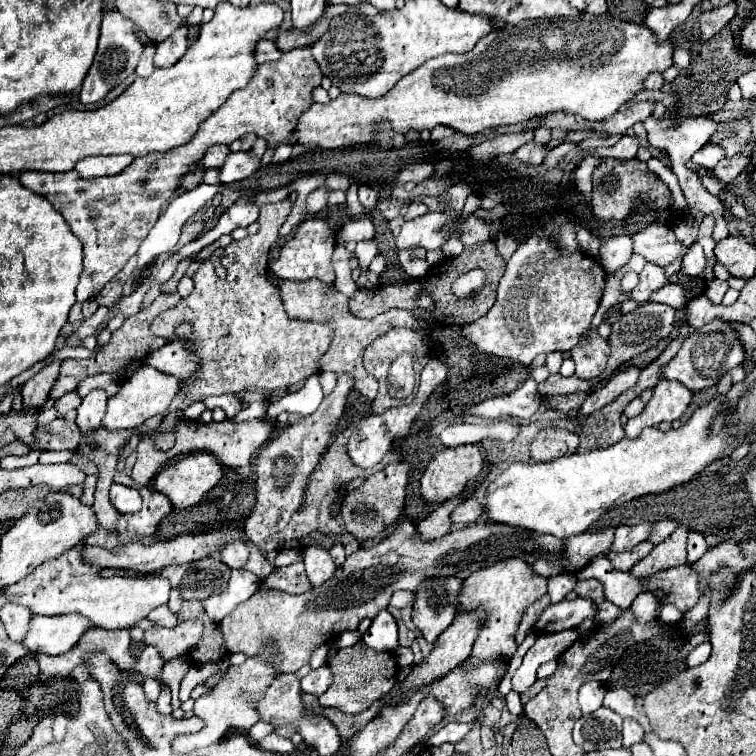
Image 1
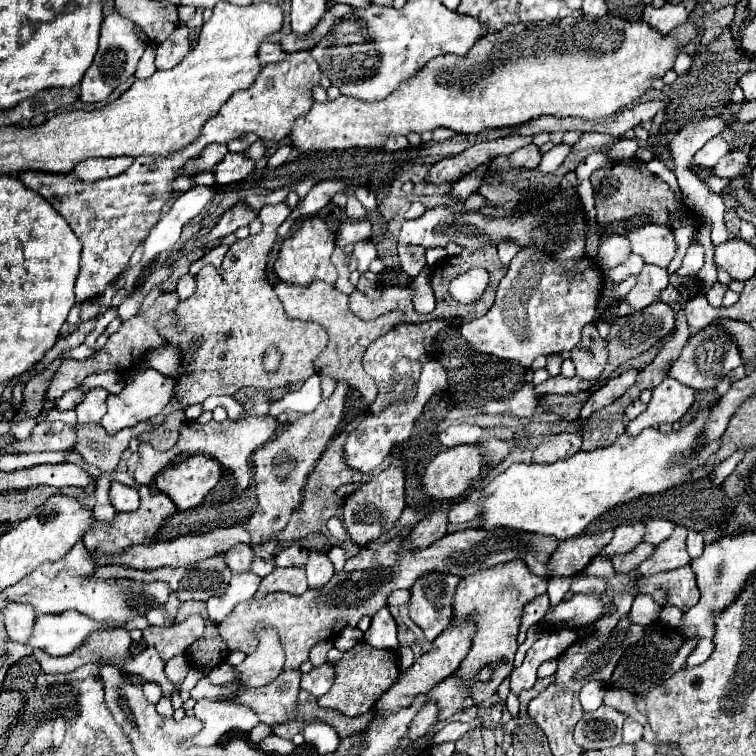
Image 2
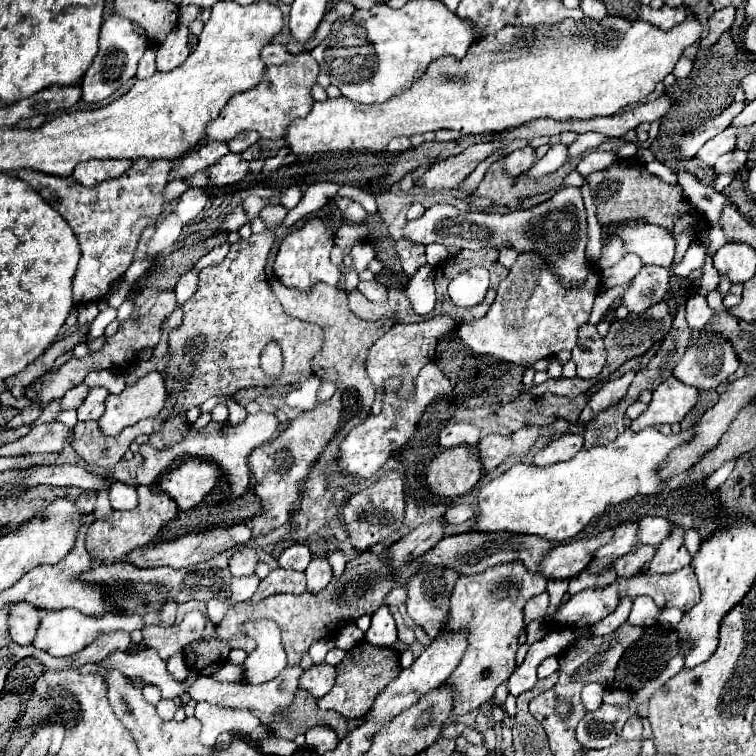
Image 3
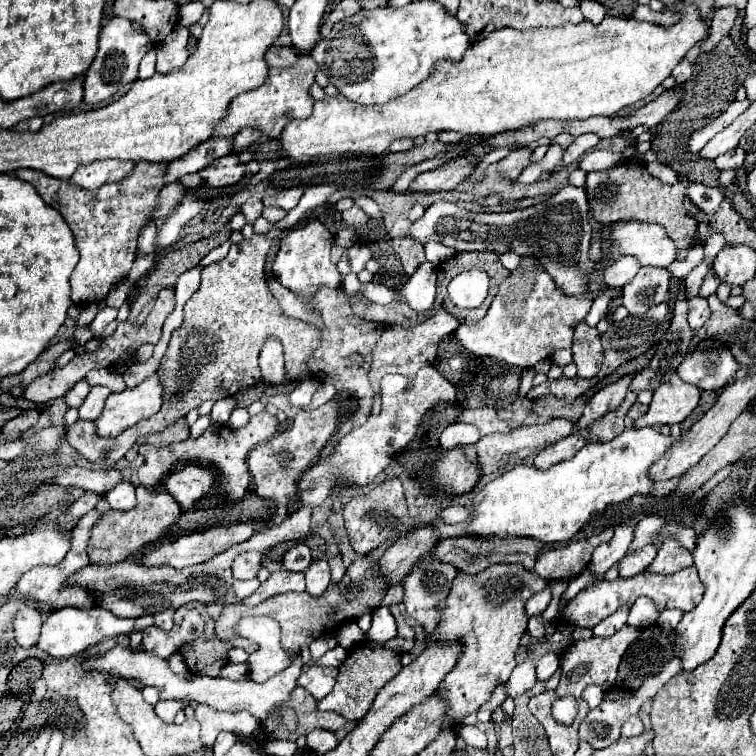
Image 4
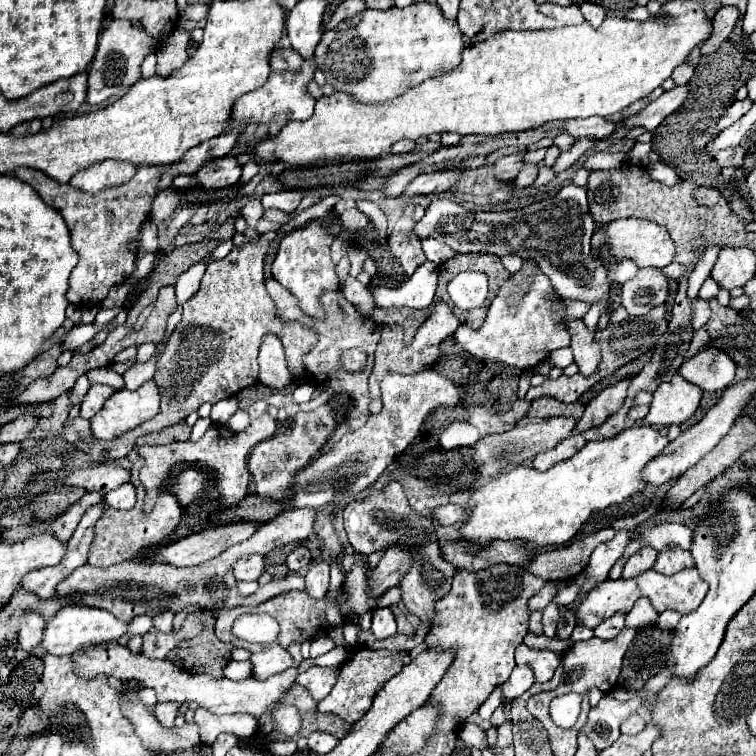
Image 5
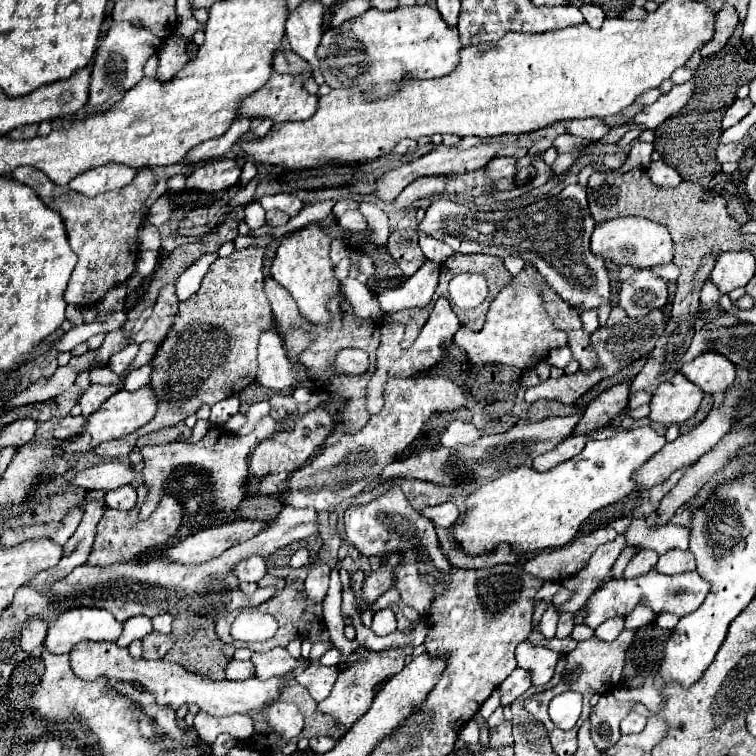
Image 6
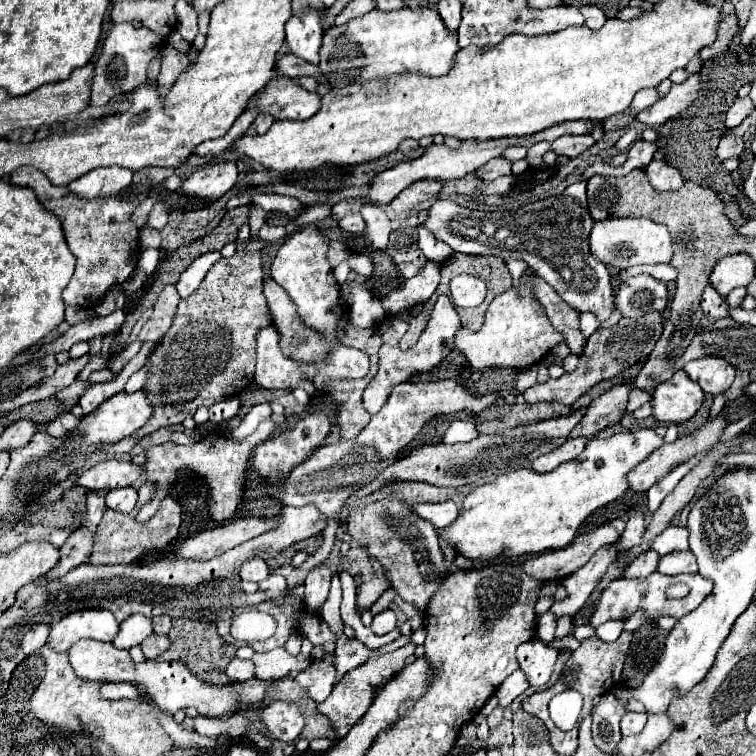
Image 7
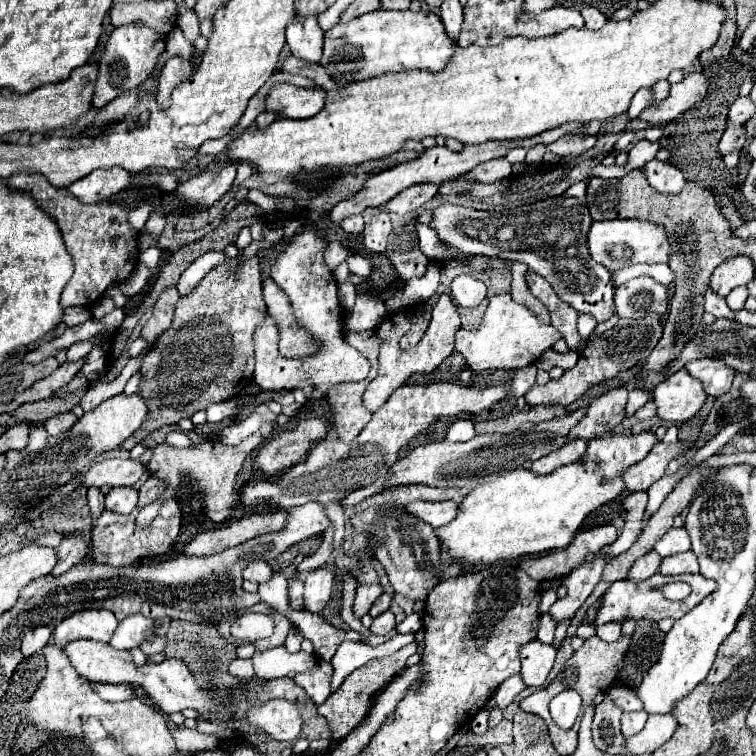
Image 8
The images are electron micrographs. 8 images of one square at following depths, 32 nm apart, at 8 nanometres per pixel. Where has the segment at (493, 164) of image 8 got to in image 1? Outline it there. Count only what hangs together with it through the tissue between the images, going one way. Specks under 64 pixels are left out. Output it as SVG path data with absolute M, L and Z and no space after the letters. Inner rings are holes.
M530 140L530 142L526 142L524 146L520 146L520 148L518 148L516 158L518 158L518 160L522 160L522 162L526 162L526 164L540 164L540 162L546 158L546 154L548 154L548 152L550 152L550 148L548 148L548 146L538 144L538 142Z

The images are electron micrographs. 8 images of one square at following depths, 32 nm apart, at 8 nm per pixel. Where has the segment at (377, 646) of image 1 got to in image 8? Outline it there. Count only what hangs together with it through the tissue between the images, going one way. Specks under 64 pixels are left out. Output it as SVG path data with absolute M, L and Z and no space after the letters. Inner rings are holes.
M390 610L382 612L380 616L376 616L374 622L372 622L372 626L370 626L370 630L372 630L376 636L384 636L384 634L388 634L388 632L394 630L394 628L396 628L396 618L394 618L394 614L392 614Z

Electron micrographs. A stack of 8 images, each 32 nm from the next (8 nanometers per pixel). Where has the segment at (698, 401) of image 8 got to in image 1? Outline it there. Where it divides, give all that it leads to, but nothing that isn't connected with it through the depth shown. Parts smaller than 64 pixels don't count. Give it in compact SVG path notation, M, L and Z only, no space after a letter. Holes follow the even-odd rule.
M662 380L654 388L654 396L646 404L644 412L626 422L624 436L634 440L648 426L658 426L660 422L678 420L684 414L684 410L688 408L690 400L692 400L692 390L684 388L676 380Z

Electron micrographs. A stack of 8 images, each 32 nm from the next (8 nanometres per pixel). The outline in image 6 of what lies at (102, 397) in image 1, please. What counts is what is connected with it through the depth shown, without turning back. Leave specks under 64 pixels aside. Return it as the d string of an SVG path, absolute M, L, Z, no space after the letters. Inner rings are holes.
M92 384L84 396L80 398L80 406L82 406L82 416L88 418L90 414L94 414L112 394L116 394L118 390L122 390L122 386L110 386L110 384Z

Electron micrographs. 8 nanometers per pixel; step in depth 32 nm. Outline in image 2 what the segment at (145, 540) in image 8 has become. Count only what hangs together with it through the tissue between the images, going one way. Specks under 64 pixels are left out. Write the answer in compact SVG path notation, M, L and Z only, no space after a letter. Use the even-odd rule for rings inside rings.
M140 486L140 500L142 500L142 504L140 504L140 508L136 510L136 512L118 512L118 516L116 516L116 520L110 524L110 526L106 526L106 524L100 524L100 522L96 522L96 528L92 528L92 532L88 532L88 536L84 536L84 546L88 548L88 550L92 550L92 548L98 548L98 550L102 550L102 552L106 552L106 554L114 554L114 552L120 552L120 550L124 550L126 546L130 546L130 544L142 544L144 540L148 540L148 538L154 538L154 534L158 532L158 528L162 526L162 522L170 516L170 514L174 514L176 512L176 506L170 502L170 498L168 496L164 496L162 492L150 492L150 488L148 486Z

